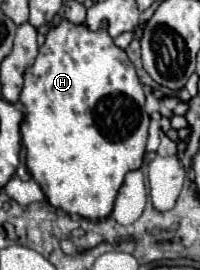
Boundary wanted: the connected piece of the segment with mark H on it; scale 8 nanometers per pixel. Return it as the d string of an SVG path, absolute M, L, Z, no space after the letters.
M66 18L58 26L52 26L46 34L46 42L38 50L38 56L36 56L34 64L28 66L26 72L24 72L24 88L20 92L20 102L24 106L24 120L20 124L20 134L22 134L22 144L26 148L26 166L28 166L28 172L32 174L32 178L40 184L46 200L54 208L60 208L68 214L78 214L78 216L88 218L88 220L102 220L102 218L110 216L112 208L114 208L116 194L118 194L118 190L124 182L126 172L142 166L150 116L144 112L144 86L140 84L140 80L136 76L134 64L128 60L126 52L122 48L118 48L114 44L114 40L108 36L106 24L102 24L102 28L96 30L96 32L92 32L86 24L72 24Z

